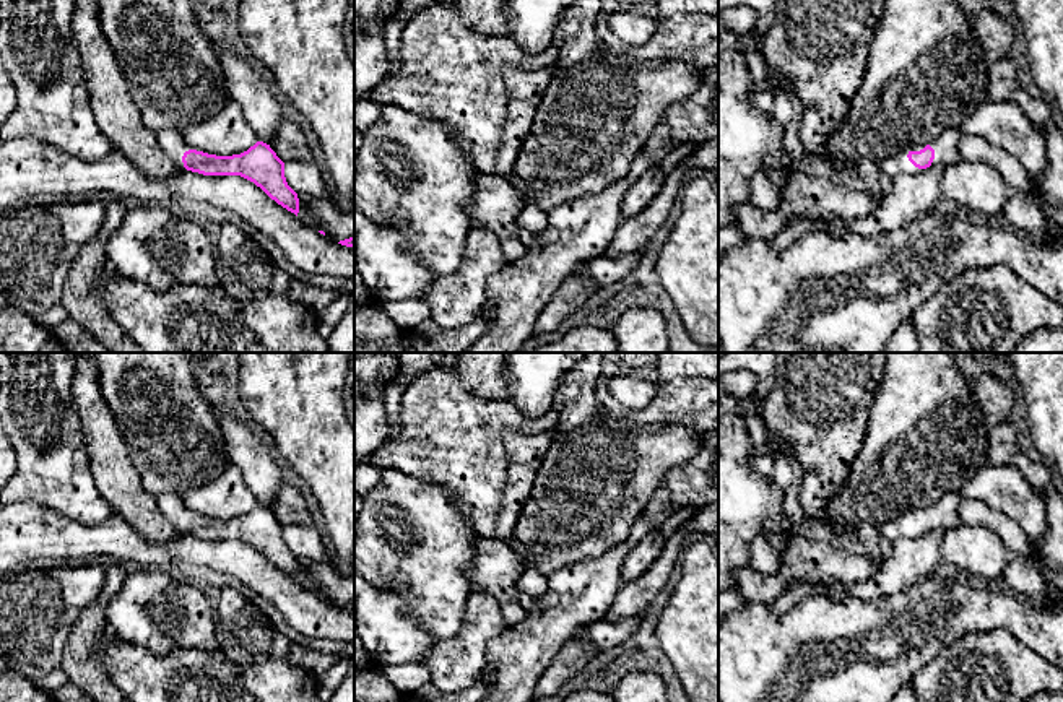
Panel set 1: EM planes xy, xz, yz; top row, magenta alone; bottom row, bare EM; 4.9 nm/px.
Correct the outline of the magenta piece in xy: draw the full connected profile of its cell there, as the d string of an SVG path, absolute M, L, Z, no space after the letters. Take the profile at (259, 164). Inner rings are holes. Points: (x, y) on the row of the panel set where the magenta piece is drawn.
M172 128L156 133L156 140L179 169L203 176L241 176L254 182L271 200L297 216L297 193L288 185L284 162L270 145L257 141L241 154L216 156L192 148L184 135Z

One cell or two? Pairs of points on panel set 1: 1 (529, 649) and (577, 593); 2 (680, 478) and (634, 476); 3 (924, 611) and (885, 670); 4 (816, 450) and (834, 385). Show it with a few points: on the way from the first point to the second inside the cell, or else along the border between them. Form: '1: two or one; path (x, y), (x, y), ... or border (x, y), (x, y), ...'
1: one; path (542, 636), (571, 606)
2: two; border (696, 455), (675, 465), (662, 485)
3: one; path (909, 626), (885, 650), (885, 655)
4: one; path (823, 434), (823, 402)

